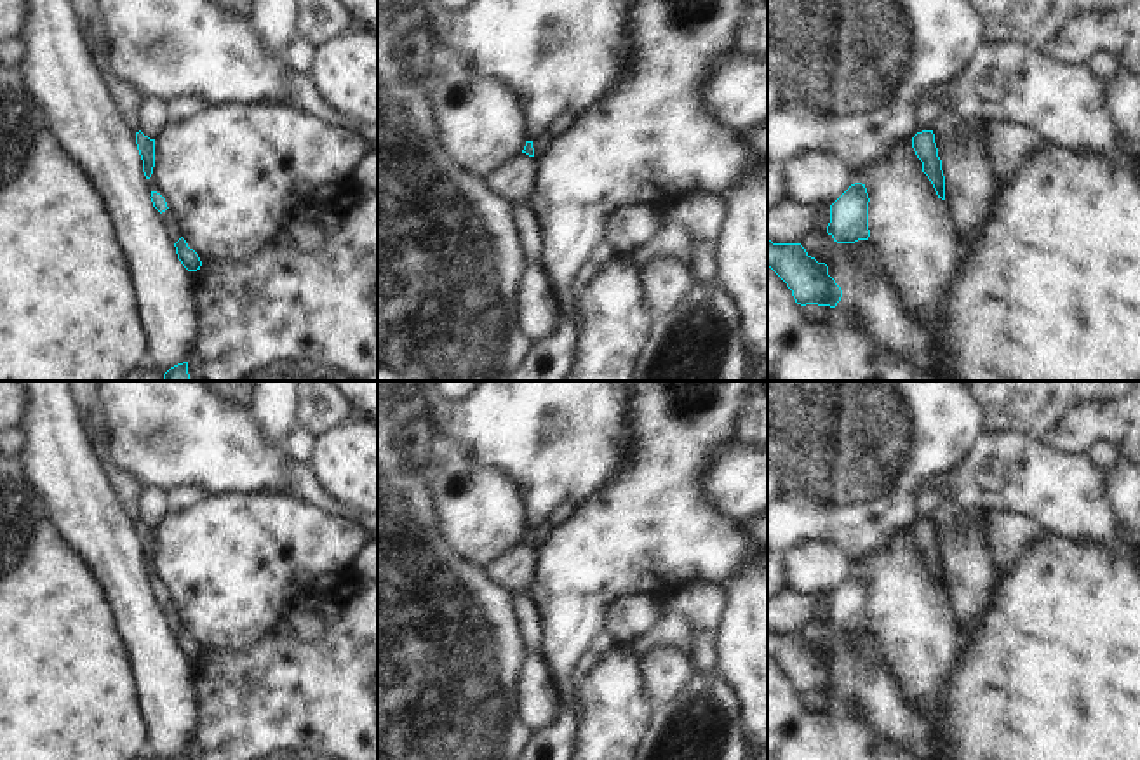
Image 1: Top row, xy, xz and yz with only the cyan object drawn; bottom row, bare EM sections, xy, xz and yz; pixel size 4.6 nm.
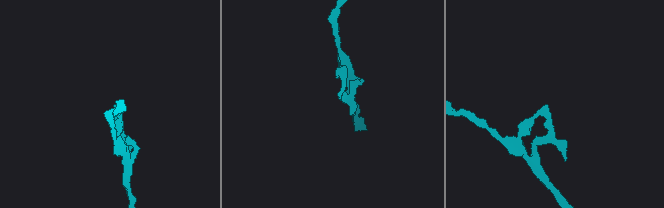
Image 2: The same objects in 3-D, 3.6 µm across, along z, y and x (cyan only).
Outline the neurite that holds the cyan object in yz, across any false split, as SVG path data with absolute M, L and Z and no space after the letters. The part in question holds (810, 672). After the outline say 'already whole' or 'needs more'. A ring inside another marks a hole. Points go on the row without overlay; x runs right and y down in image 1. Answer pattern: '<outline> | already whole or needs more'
M768 630L768 656L787 673L797 694L835 697L841 677L828 664L828 656L811 647L801 633Z | already whole

